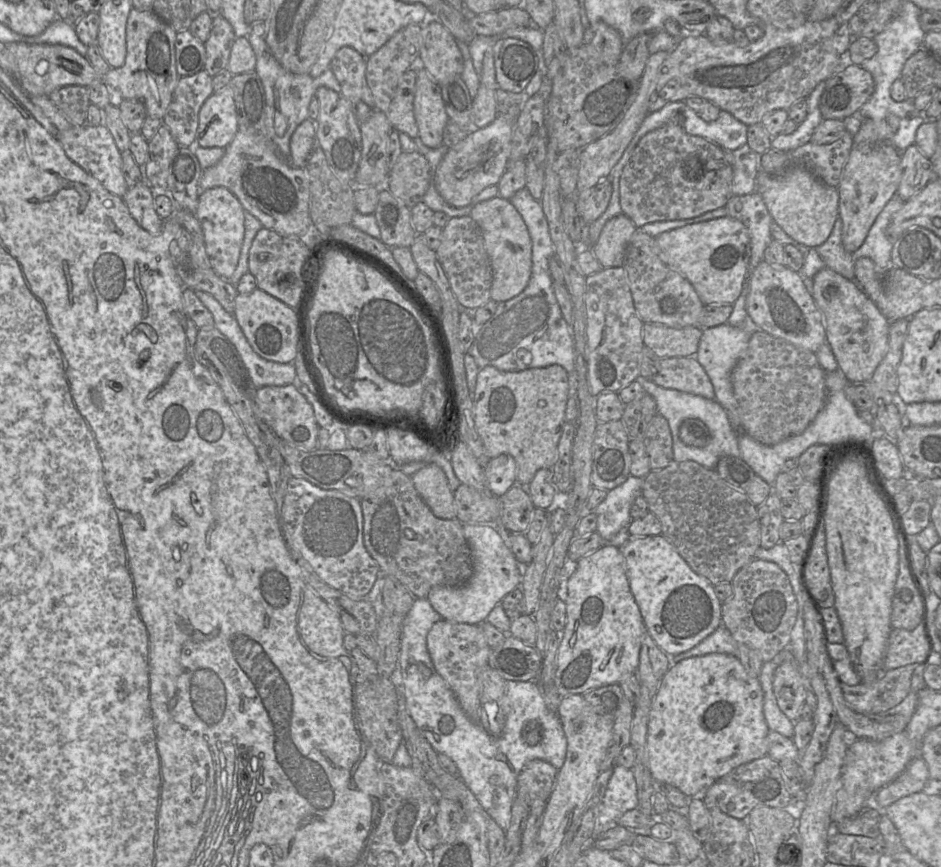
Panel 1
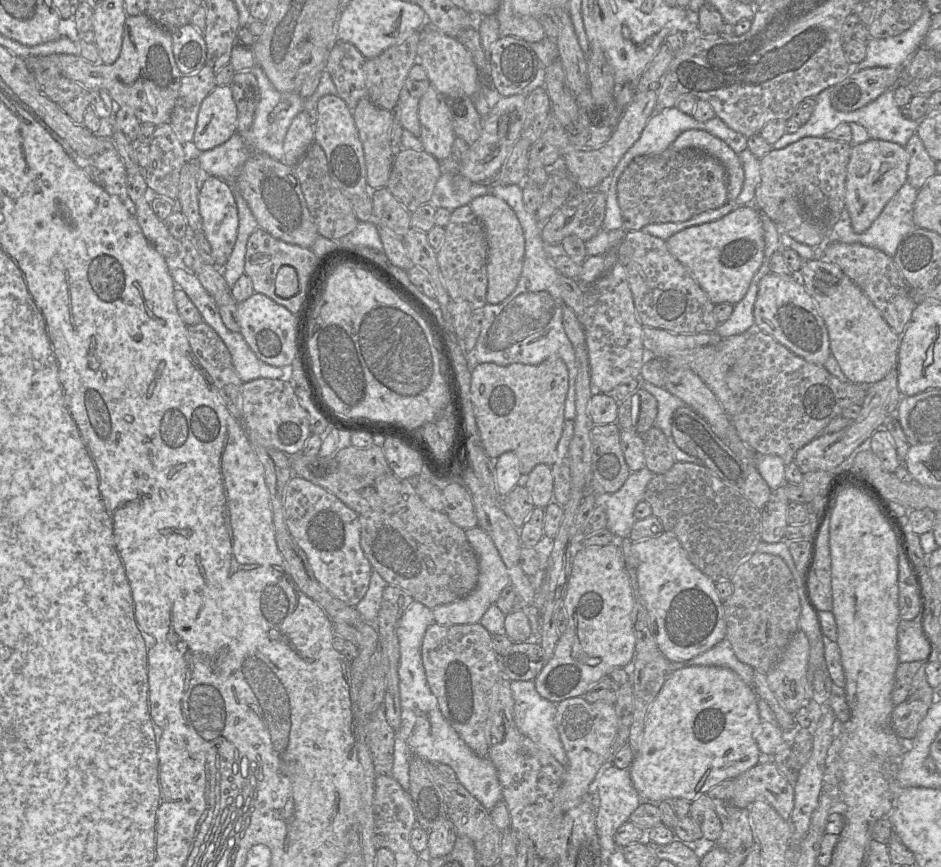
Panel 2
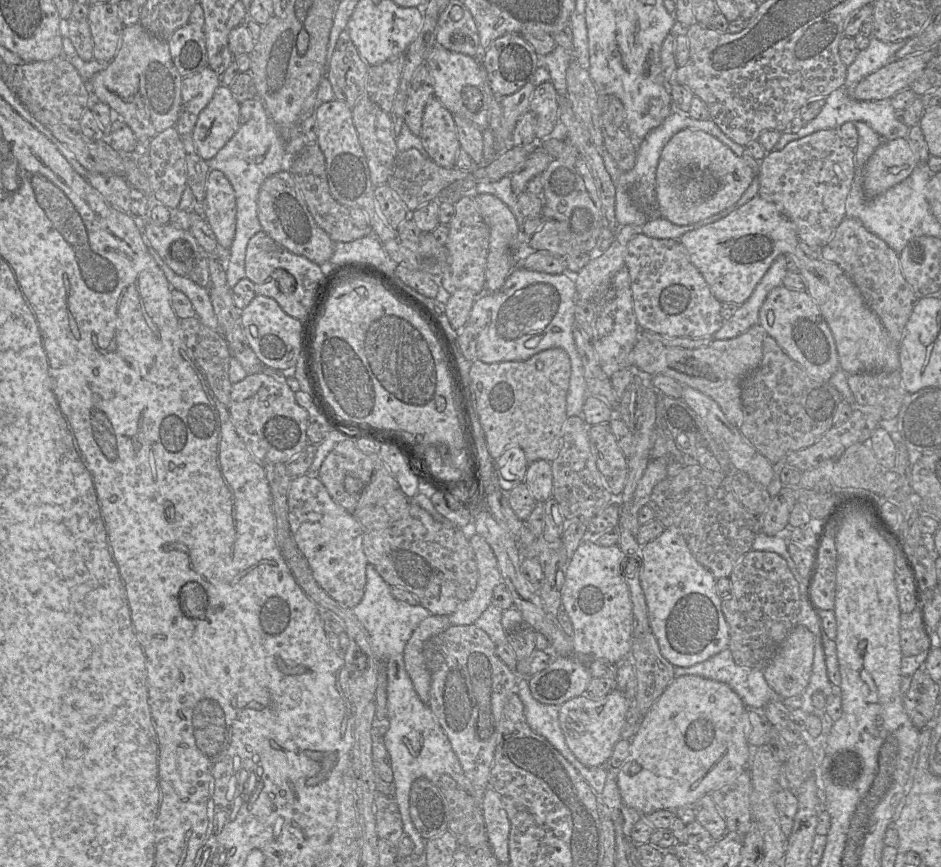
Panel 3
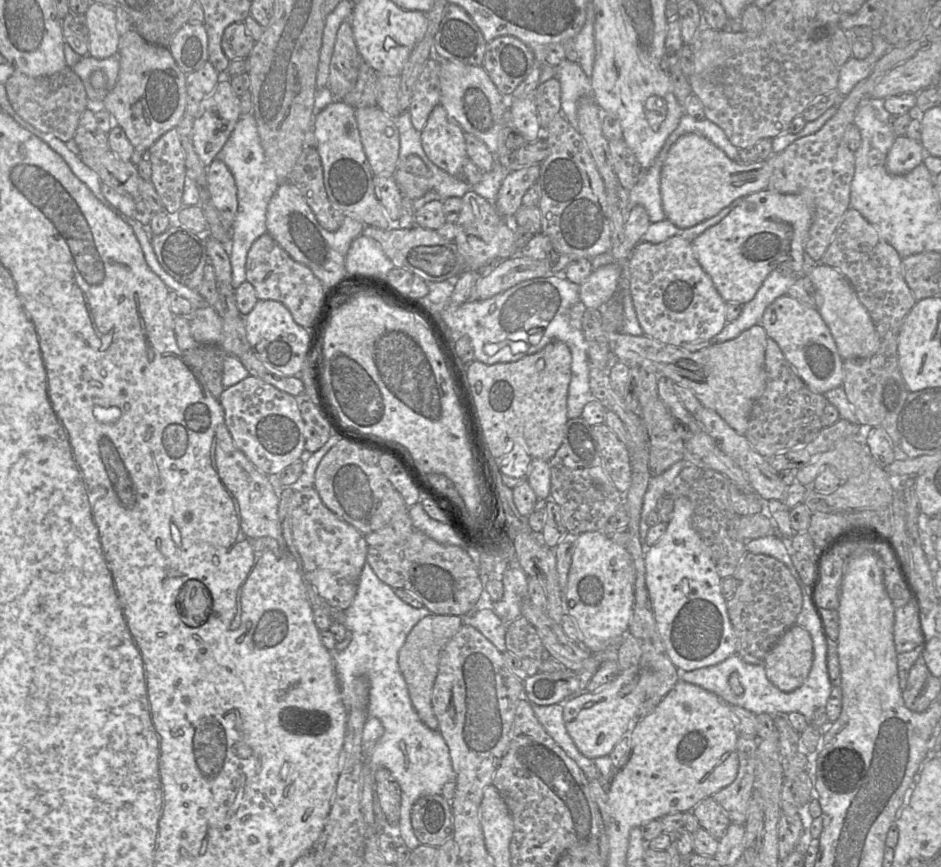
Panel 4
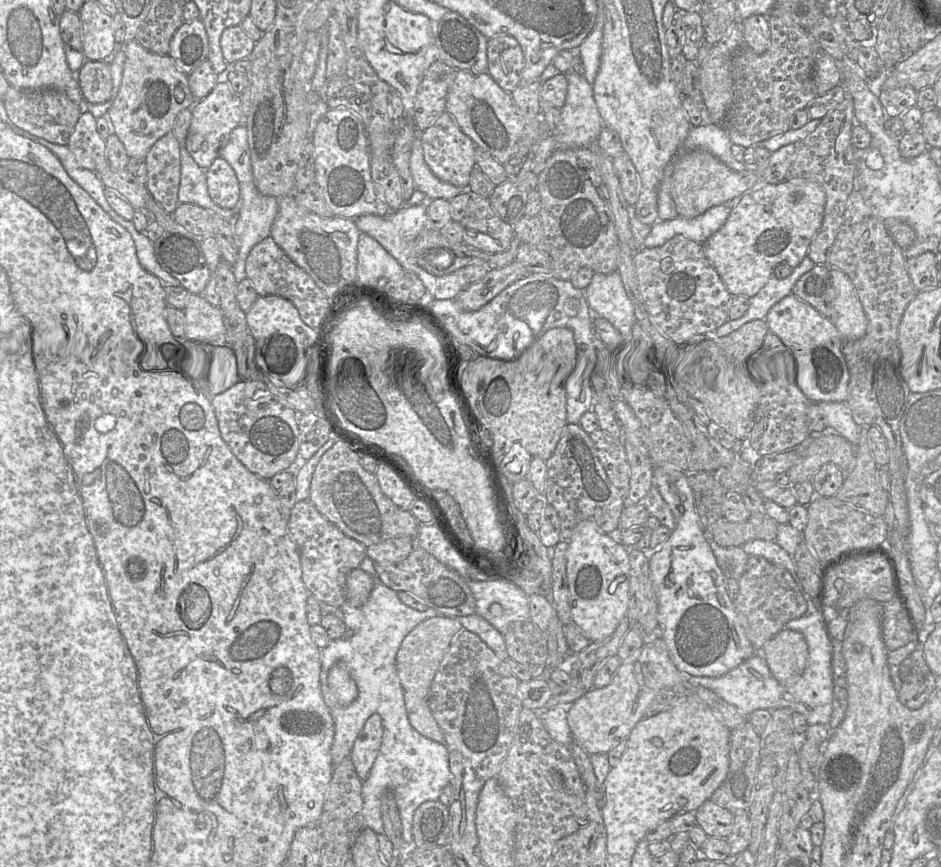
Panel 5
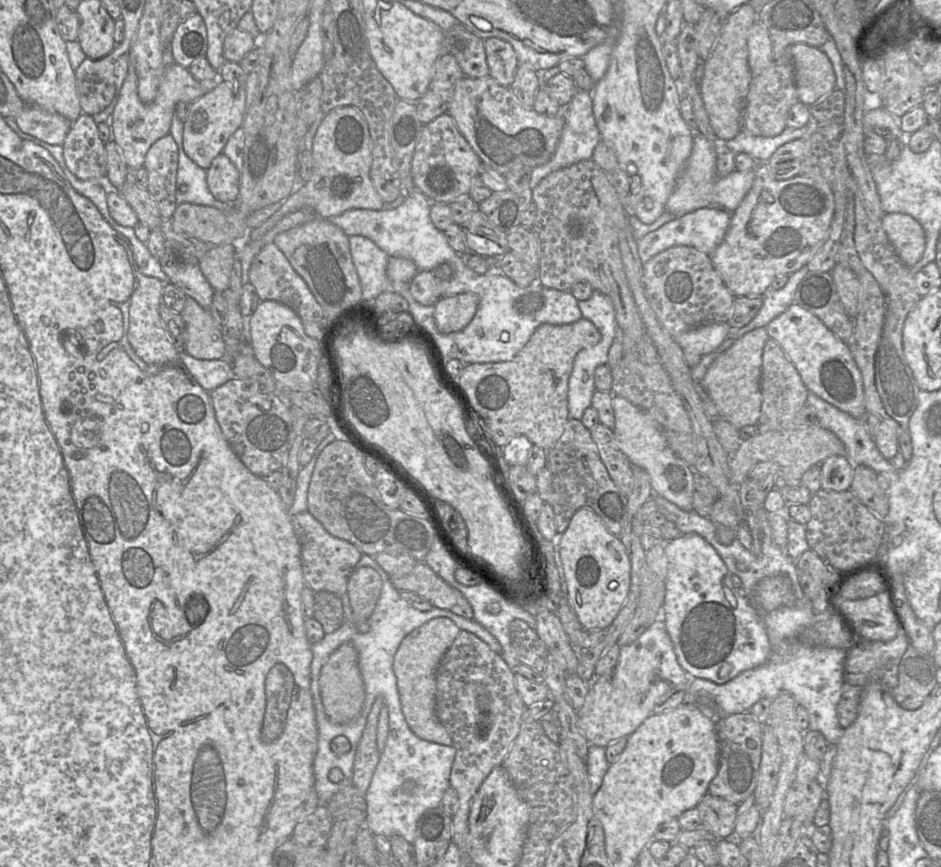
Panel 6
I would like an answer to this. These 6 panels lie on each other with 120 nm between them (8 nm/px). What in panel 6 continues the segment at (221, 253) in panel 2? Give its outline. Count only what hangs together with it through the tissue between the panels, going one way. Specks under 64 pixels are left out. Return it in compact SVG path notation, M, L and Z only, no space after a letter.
M224 154L216 156L207 169L207 185L213 197L221 202L234 201L240 190L240 172Z

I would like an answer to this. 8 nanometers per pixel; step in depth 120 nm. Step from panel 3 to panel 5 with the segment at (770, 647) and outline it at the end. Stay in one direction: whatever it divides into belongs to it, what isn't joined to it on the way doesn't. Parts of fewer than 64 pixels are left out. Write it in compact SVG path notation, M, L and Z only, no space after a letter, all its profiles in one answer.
M762 556L748 557L745 571L738 583L739 593L734 605L746 618L748 638L756 653L761 652L765 643L784 629L790 620L800 618L807 611L807 603L790 572Z

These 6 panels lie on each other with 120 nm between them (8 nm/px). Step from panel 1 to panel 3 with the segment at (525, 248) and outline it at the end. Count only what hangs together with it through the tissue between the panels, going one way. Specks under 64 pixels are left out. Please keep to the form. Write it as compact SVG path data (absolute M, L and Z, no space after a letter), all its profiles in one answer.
M479 194L475 196L475 201L490 230L486 290L495 292L501 289L515 268L510 243L520 229L513 212L496 196Z

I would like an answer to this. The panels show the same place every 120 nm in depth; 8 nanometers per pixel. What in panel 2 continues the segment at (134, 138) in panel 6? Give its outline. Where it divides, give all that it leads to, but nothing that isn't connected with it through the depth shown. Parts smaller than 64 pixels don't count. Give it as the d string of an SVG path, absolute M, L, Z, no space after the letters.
M145 13L127 16L119 57L110 65L90 63L80 55L54 54L25 59L28 69L45 71L56 67L60 73L89 91L106 90L117 107L129 107L141 123L167 123L176 104L182 74L174 59L172 33L154 23Z

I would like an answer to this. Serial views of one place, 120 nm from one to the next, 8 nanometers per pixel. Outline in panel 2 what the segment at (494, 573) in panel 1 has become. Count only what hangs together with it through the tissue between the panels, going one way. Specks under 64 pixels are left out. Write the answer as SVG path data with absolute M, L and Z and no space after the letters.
M480 527L464 529L469 544L475 551L479 563L479 576L476 588L466 597L432 609L434 623L459 625L479 623L488 608L495 604L501 591L510 584L507 568L490 536Z

